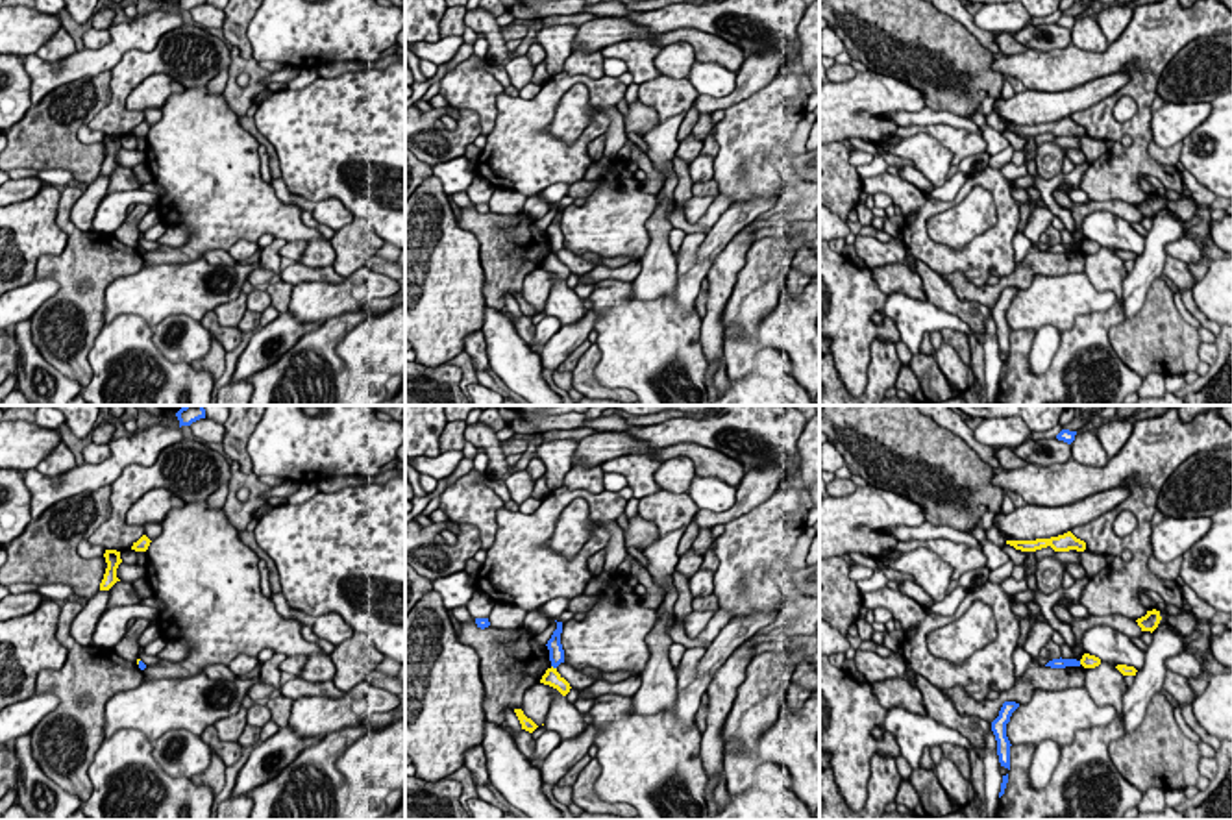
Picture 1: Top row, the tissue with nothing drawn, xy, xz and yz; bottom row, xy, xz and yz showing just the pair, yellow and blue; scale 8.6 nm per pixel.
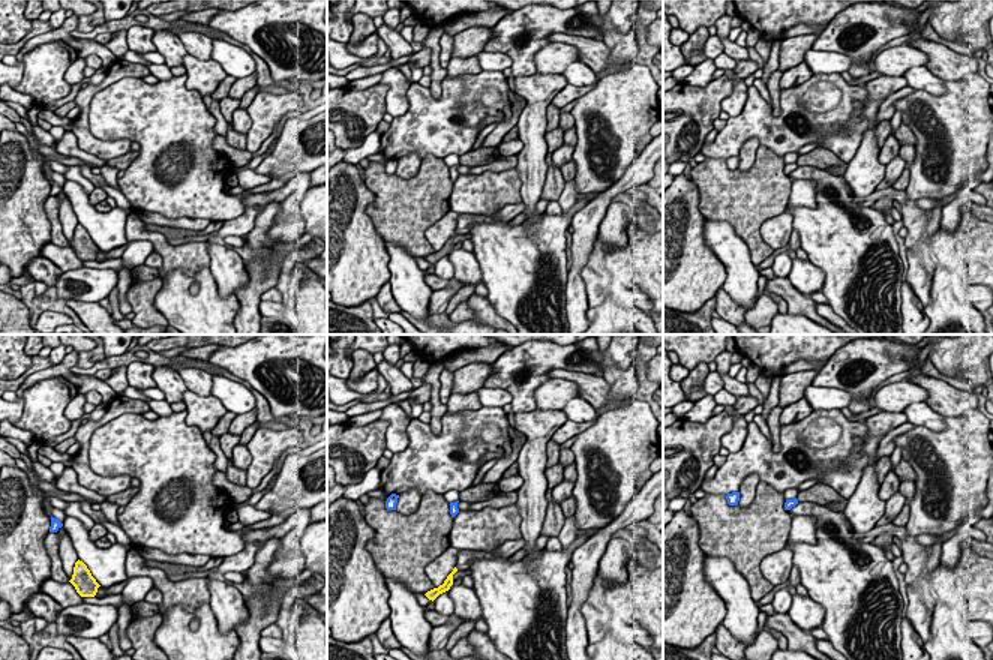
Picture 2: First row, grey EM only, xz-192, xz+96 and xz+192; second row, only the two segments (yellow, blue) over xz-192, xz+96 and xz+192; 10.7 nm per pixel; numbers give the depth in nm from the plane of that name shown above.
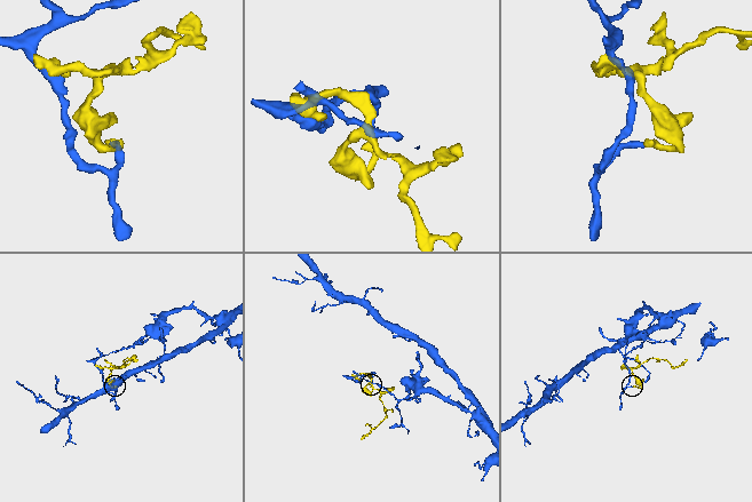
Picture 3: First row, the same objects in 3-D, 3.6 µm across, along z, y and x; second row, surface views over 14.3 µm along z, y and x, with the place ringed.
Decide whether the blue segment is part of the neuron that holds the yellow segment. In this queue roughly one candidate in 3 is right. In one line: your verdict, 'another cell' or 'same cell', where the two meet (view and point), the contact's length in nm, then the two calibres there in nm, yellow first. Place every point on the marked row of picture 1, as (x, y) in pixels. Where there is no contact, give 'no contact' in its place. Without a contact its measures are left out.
another cell; contact xz (552, 667); length 60 nm; calibres 140 and 130 nm

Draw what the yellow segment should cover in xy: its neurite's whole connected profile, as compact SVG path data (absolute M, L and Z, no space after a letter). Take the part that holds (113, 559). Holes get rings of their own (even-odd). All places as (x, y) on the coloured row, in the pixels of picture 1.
M105 550L104 557L105 557L107 568L100 583L100 590L109 590L117 581L120 581L117 578L117 568L122 563L122 559L120 559L120 552L117 550Z

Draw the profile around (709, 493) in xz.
M697 476L692 479L688 496L699 511L727 511L734 505L736 487L710 476Z

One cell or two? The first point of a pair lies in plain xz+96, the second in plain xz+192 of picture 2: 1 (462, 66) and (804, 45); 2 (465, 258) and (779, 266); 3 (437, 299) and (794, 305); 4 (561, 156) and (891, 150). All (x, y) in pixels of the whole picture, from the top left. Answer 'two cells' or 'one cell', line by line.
1: two cells
2: two cells
3: two cells
4: two cells

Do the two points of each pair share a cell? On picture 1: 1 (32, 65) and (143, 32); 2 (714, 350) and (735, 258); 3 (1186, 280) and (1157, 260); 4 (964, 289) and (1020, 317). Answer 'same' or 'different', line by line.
1: same
2: same
3: different
4: different

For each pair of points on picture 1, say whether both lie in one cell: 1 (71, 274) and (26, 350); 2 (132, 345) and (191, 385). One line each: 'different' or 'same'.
1: different
2: same

